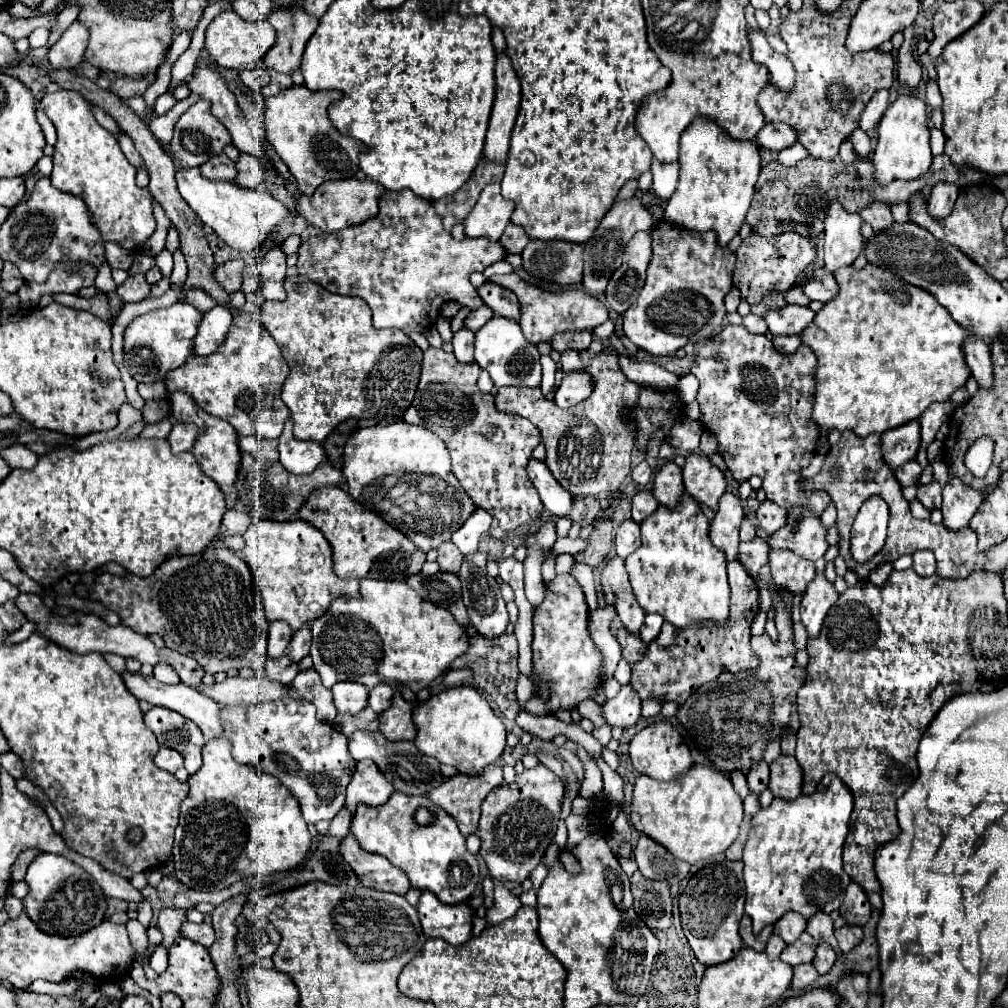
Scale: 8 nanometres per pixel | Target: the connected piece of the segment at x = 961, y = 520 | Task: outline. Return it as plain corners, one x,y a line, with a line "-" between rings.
955,476
949,478
947,486
943,488
943,524
951,530
969,526
969,520
973,518
975,510
983,504
985,496
987,494
983,494
983,490
975,490

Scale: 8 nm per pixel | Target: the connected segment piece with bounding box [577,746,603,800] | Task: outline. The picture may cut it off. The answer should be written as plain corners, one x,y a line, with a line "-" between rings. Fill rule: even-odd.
577,748
577,756
583,764
583,782
581,782
581,790
579,794
587,800
595,794
599,794
603,790
603,778
601,778
601,770
599,766
593,762
593,758
585,752
585,748

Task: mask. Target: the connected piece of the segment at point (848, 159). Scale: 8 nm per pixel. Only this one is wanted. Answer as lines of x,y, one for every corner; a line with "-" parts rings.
849,140
841,144
841,150
839,150
839,158
841,158
841,162
843,162
845,166
853,166
853,164
857,164
857,162
861,160
861,156
855,152
855,148
853,148
853,144
851,144

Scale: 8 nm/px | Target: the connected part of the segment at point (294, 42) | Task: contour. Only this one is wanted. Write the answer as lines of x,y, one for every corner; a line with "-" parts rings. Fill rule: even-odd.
295,2
295,6
287,6
287,10
275,10
273,6
267,20
277,30
277,42
265,56
263,64
267,68
291,74
299,68
303,48
313,36
319,20
303,10
303,2

